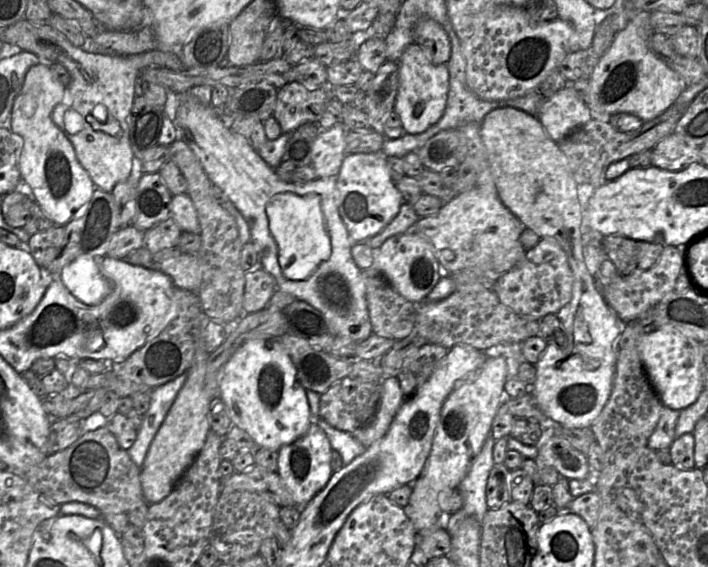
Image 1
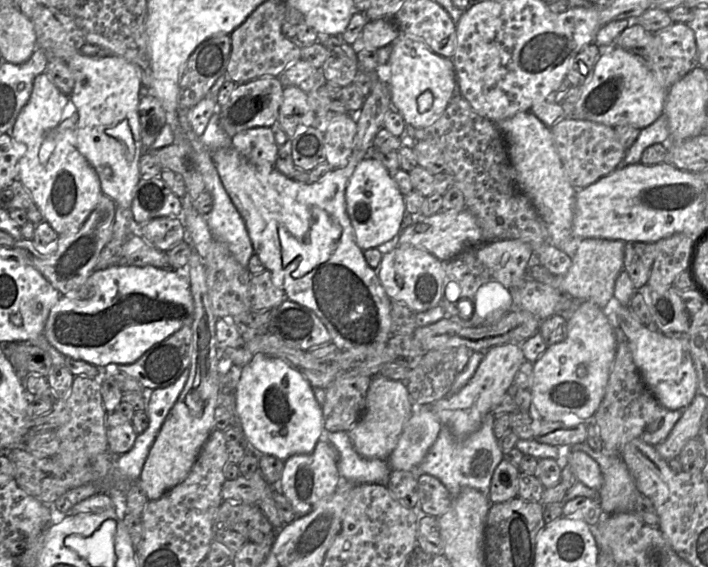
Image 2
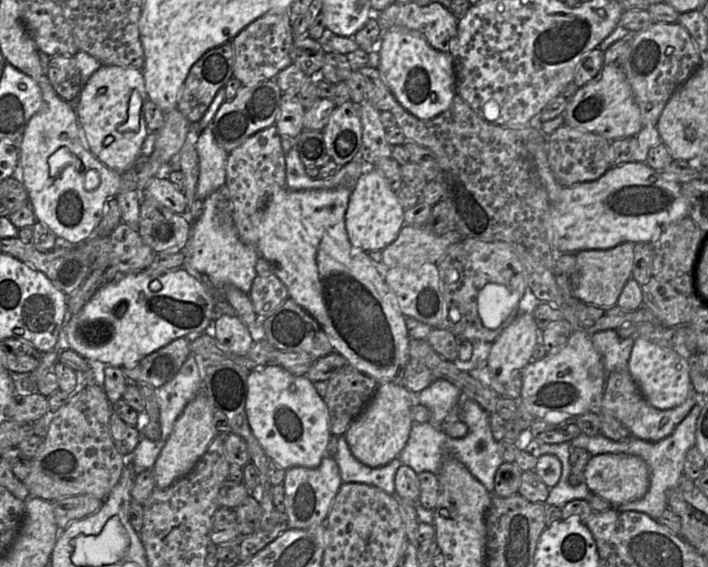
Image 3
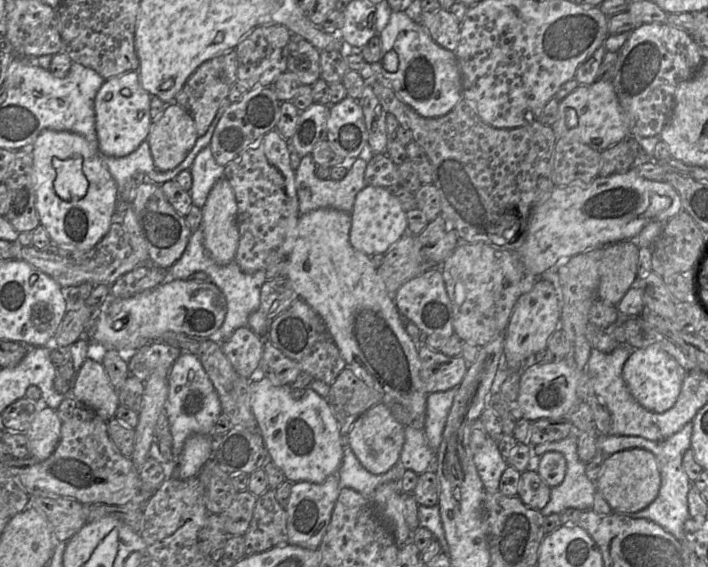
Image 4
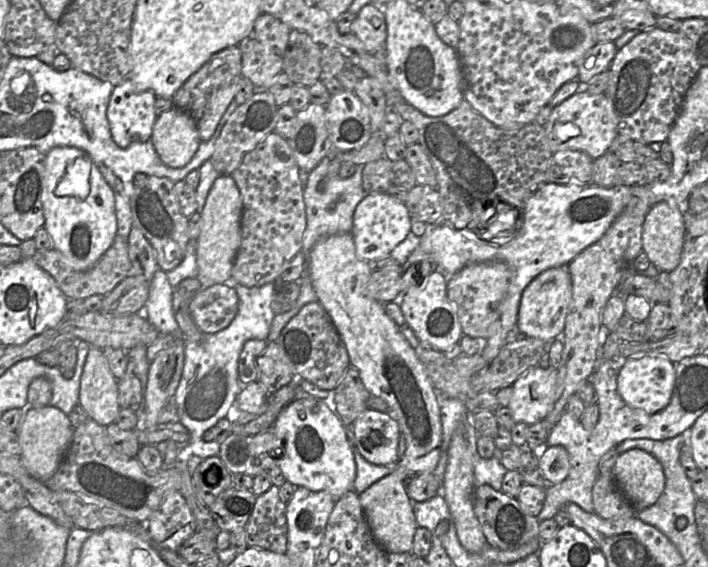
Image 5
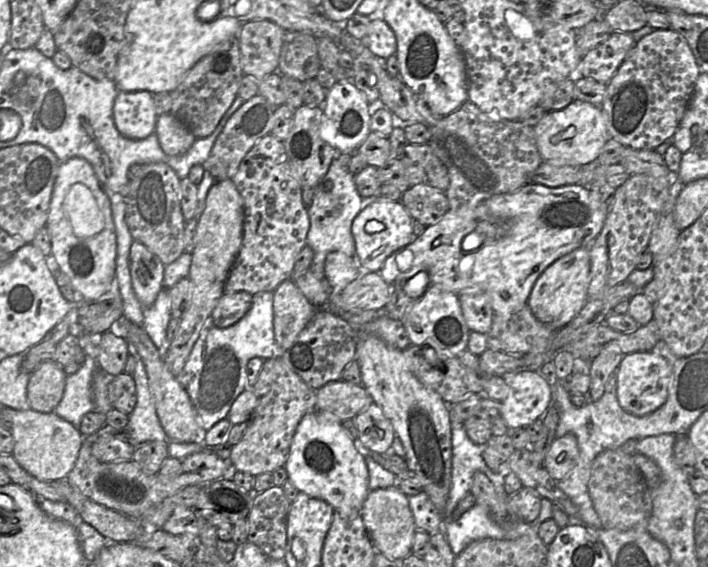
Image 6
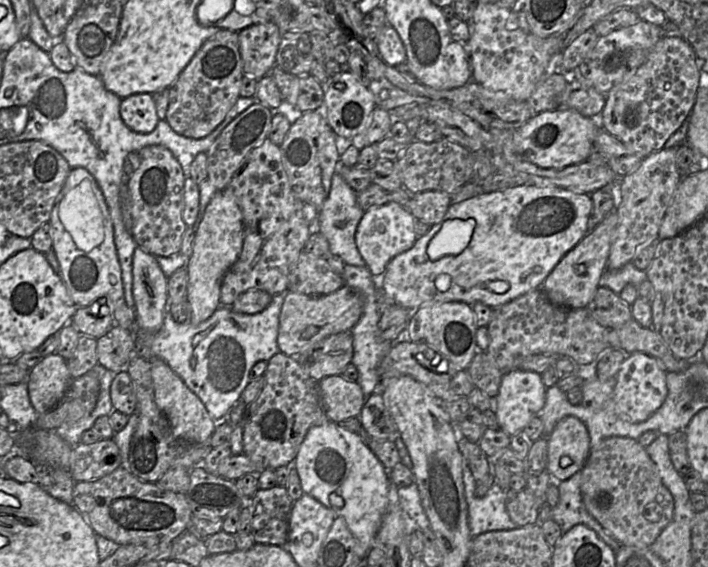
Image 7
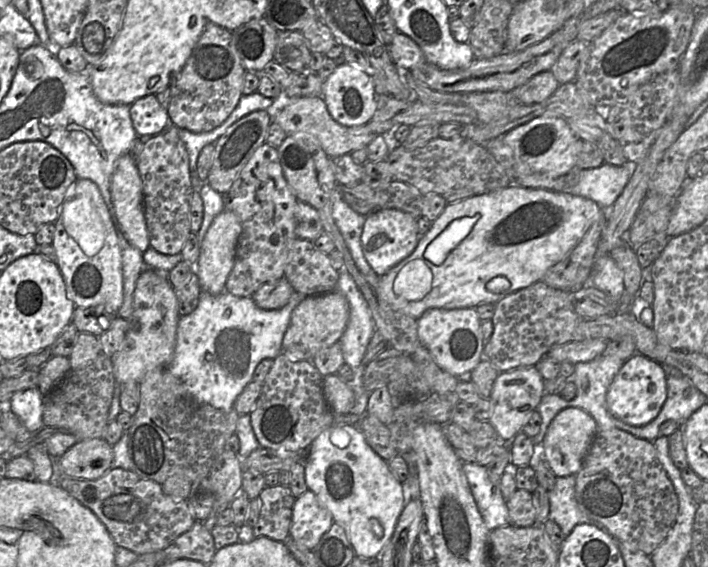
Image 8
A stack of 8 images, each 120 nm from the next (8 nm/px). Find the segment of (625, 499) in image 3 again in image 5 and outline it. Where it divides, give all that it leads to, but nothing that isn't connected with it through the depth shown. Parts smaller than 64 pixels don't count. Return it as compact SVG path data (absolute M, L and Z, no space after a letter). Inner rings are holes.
M640 449L621 453L612 469L612 477L618 490L636 512L654 505L665 488L661 463Z

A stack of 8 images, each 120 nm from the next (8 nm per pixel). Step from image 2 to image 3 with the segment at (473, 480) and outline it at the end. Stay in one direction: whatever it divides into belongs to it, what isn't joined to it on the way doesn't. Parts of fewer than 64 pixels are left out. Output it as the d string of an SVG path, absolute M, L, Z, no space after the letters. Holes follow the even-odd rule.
M468 399L458 402L458 419L468 428L463 438L452 438L441 429L435 429L428 422L413 423L409 439L397 458L402 465L411 467L417 474L431 472L435 475L438 475L447 459L455 458L466 466L487 492L492 494L496 471L504 461L499 451L499 443L491 432L489 413L477 402Z

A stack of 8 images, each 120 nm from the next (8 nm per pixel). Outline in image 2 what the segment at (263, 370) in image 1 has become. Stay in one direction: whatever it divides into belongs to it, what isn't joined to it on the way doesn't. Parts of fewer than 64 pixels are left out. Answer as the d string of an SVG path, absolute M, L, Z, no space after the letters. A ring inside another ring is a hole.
M256 355L241 368L236 411L245 438L259 455L272 455L286 461L293 455L311 454L320 439L328 440L322 407L314 396L313 387L280 358Z

